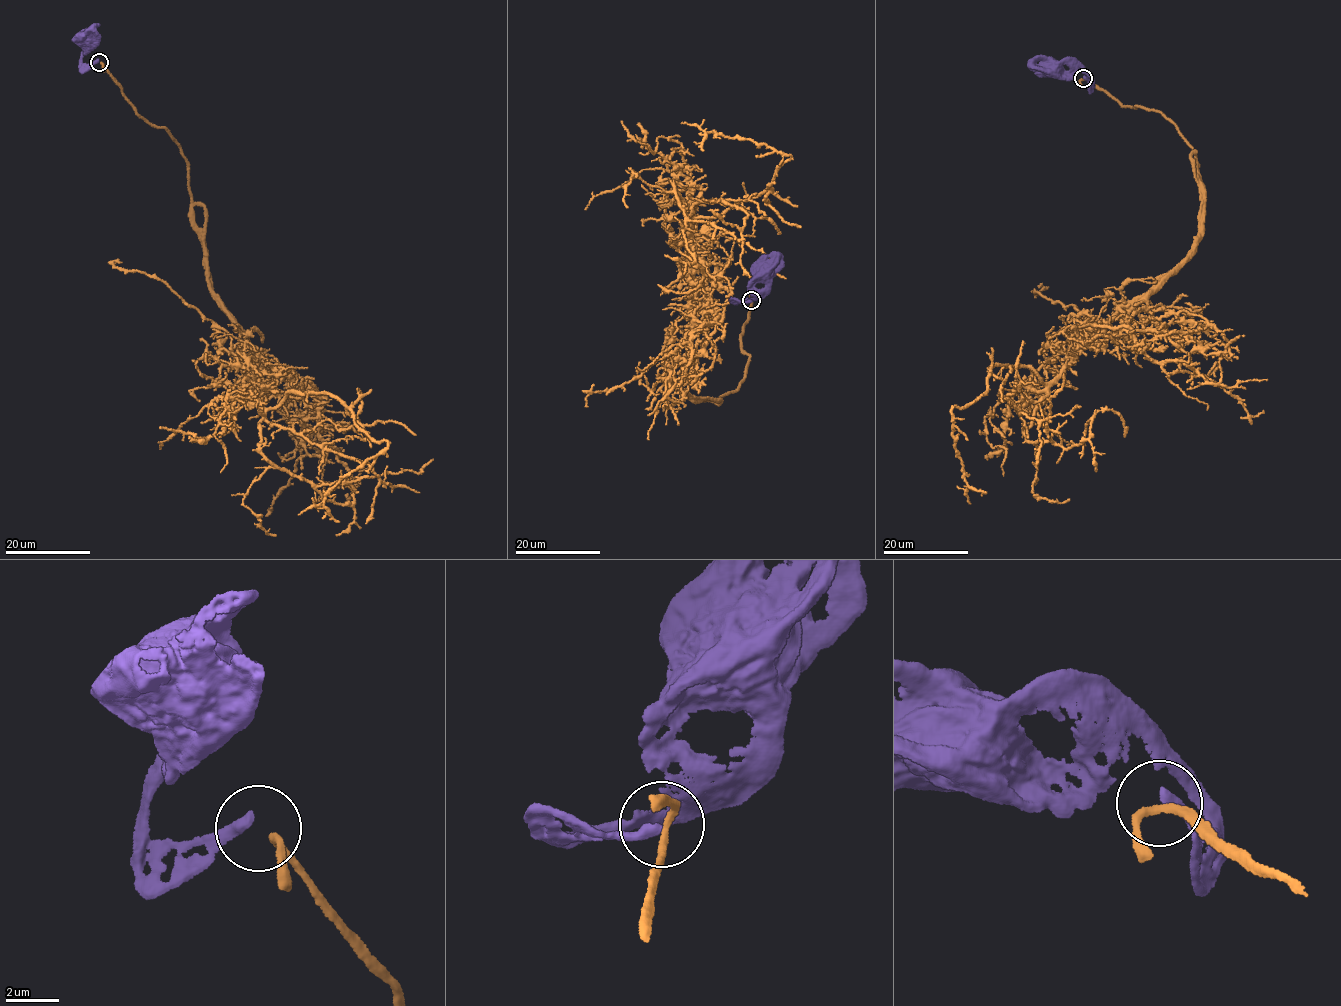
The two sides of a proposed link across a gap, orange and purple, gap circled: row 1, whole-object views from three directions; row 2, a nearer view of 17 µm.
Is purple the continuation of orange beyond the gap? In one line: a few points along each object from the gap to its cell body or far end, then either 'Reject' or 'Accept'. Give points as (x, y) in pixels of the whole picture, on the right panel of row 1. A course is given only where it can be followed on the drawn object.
Course of orange: (1084, 79), (1174, 125), (1194, 153), (1199, 239), (1061, 374), (996, 363), (985, 392), (952, 407), (970, 503). Course of purple: (1084, 78), (1092, 83), (1080, 67), (1059, 73), (1051, 70), (1053, 68). Reject

